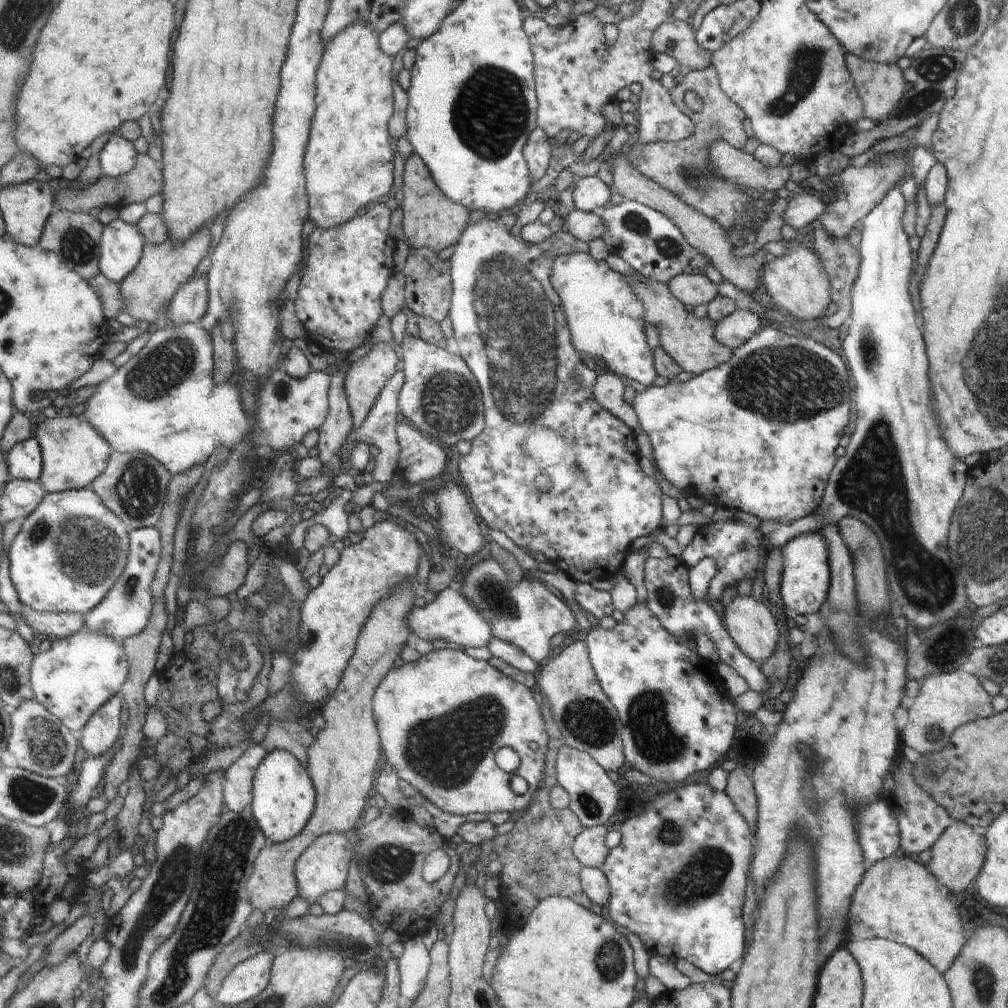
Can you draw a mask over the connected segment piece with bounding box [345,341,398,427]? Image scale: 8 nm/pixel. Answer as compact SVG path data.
M378 342L355 363L350 364L345 374L345 391L352 415L353 426L364 422L380 391L394 374L398 356L389 343Z

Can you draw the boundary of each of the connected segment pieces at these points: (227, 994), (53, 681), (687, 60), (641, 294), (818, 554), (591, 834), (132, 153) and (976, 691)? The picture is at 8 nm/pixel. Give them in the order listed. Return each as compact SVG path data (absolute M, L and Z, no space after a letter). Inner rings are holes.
M264 951L236 965L224 980L214 1003L238 1006L262 993L269 985L271 966L275 956L274 953Z
M88 627L78 634L53 640L52 648L35 656L32 680L36 696L70 730L80 735L91 718L123 689L131 674L126 646Z
M673 18L663 22L652 36L652 50L656 54L674 56L679 66L688 66L694 71L704 70L712 65L712 53L697 45L694 32L690 21Z
M636 272L633 276L624 276L631 283L631 287L640 302L643 303L646 311L644 320L648 324L654 324L658 327L661 347L686 372L699 375L731 360L732 350L720 344L715 338L716 323L709 320L707 316L703 319L697 319L692 312L687 312L684 309L684 304L671 293L667 284L646 279Z
M821 532L804 534L782 547L784 566L781 574L780 596L784 608L798 614L816 614L830 595L831 565L830 544Z
M606 826L585 827L582 833L576 837L573 850L576 858L584 867L601 868L608 856L606 847Z
M117 133L110 135L100 152L103 175L121 177L131 173L139 162L139 153L133 141Z
M961 668L927 676L921 681L919 695L908 709L908 724L902 730L904 744L920 754L930 755L941 751L951 742L951 734L960 725L993 715L990 700L992 698L976 677Z

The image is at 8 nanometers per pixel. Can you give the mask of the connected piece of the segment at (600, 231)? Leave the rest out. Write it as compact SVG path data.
M572 209L565 218L564 229L570 237L576 237L582 242L590 242L605 234L605 222L595 213Z

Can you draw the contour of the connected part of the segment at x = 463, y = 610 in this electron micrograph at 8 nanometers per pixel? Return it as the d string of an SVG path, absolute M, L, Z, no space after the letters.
M452 582L437 594L435 601L426 603L423 607L416 607L411 612L411 629L415 631L417 640L432 641L446 640L460 648L486 647L487 642L494 637L492 626L486 618L468 602L462 594L458 582Z

